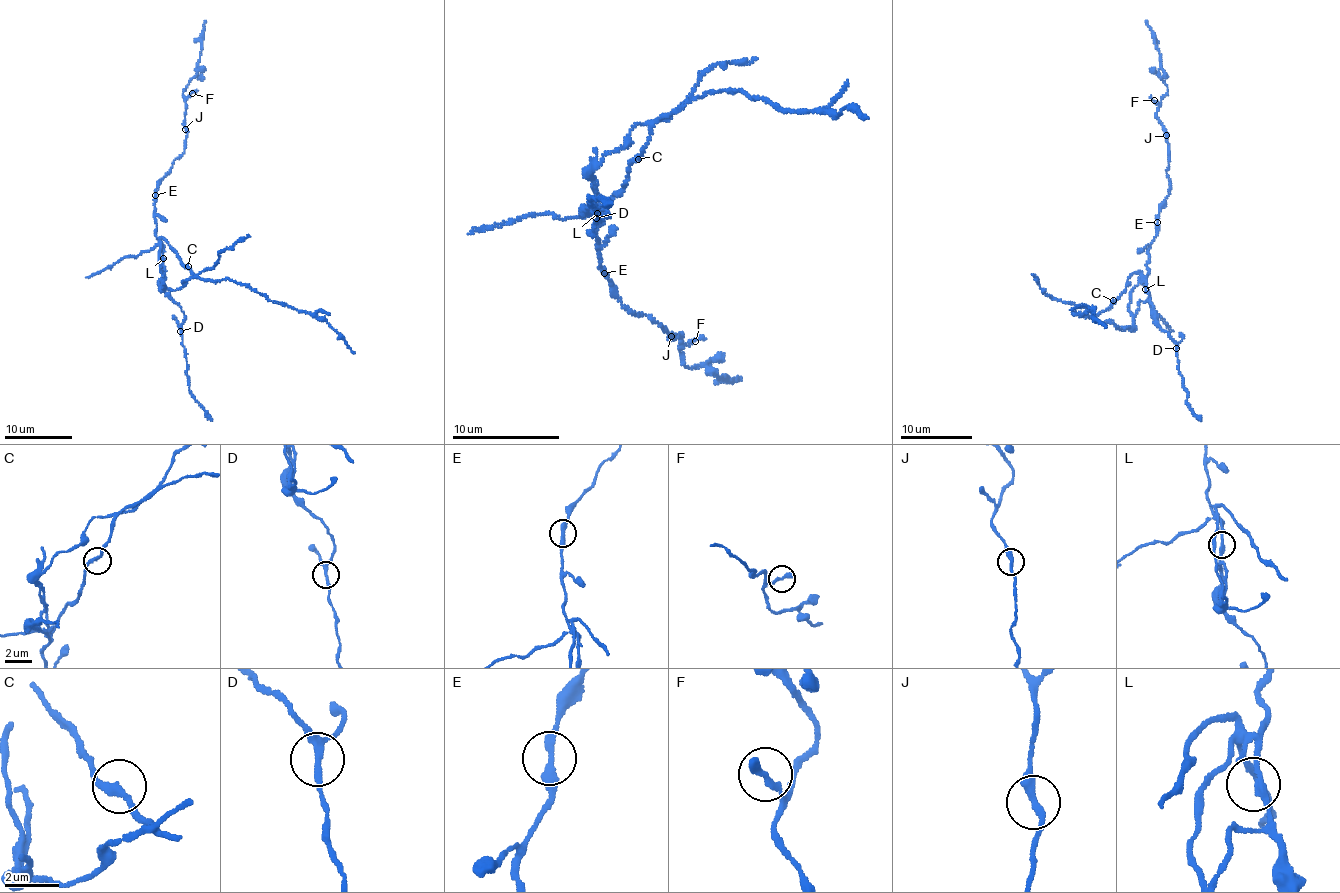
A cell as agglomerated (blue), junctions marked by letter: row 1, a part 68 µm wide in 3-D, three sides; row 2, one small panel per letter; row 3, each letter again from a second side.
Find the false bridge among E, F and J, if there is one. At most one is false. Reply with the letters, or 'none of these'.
E

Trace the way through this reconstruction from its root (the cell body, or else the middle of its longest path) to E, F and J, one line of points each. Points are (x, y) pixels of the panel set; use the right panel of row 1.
E: (1141, 275), (1147, 275), (1148, 245), (1156, 235), (1157, 222)
F: (1141, 275), (1147, 275), (1148, 245), (1156, 235), (1159, 210), (1169, 187), (1168, 142), (1154, 100)
J: (1141, 275), (1147, 275), (1148, 245), (1156, 235), (1159, 210), (1168, 193), (1166, 135)

